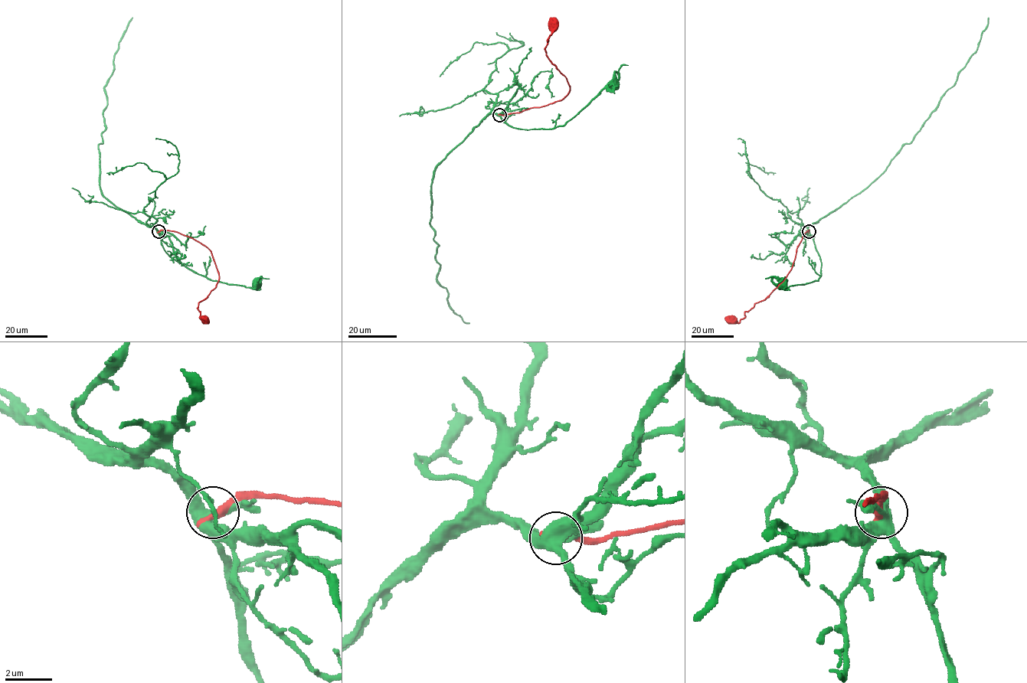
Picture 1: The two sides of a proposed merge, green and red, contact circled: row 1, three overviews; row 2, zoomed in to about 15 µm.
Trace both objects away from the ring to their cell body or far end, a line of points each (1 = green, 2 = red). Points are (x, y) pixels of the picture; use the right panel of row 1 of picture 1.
1: (809, 231), (820, 258), (819, 279), (782, 288), (783, 282)
2: (809, 231), (802, 236), (785, 279), (764, 299), (756, 303), (744, 312), (744, 317), (739, 322), (732, 319)

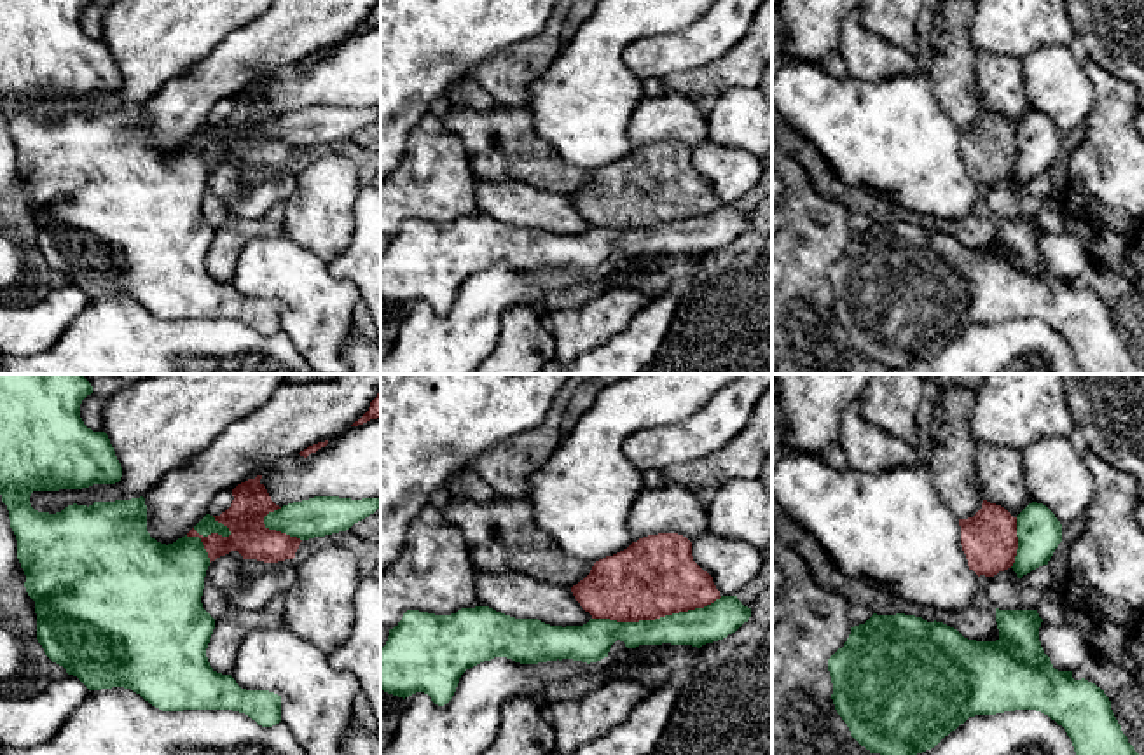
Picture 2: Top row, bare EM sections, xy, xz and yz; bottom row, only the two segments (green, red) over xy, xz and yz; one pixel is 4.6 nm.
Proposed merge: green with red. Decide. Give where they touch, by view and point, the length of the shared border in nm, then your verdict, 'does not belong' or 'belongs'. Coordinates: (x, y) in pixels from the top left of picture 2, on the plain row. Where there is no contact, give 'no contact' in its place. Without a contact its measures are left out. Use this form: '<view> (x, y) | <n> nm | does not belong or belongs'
xz (657, 228) | 600 nm | does not belong

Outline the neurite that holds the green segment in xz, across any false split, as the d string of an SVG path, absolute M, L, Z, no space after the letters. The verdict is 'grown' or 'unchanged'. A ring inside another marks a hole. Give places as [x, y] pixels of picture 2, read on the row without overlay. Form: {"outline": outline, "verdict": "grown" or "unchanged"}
{"outline": "M737 204L655 229L617 231L590 227L583 234L550 234L538 227L515 227L489 215L461 217L451 224L407 218L389 238L381 257L381 299L409 306L424 301L447 313L461 283L494 266L520 273L573 267L597 271L620 248L639 253L692 253L700 257L735 241L751 225Z", "verdict": "unchanged"}

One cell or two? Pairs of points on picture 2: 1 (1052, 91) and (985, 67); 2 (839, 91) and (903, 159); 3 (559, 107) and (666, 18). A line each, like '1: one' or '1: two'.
1: two
2: one
3: one

